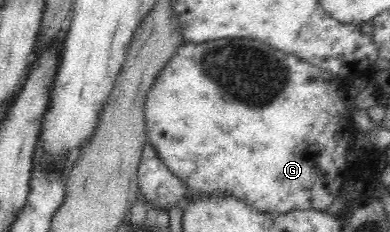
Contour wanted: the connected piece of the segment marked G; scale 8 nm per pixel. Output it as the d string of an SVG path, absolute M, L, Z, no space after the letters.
M222 38L222 40L212 40L212 42L200 44L184 42L174 50L174 56L158 72L146 94L144 121L147 142L155 148L159 154L158 157L162 159L170 172L180 179L191 192L197 192L197 194L222 192L224 195L236 196L260 212L284 214L290 210L326 211L332 201L338 197L341 186L347 178L347 154L351 151L351 142L355 140L355 132L358 130L353 126L352 121L347 119L344 101L338 95L338 88L343 86L344 81L343 77L330 74L327 70L304 62L301 58L294 58L290 54L274 50L256 40Z

